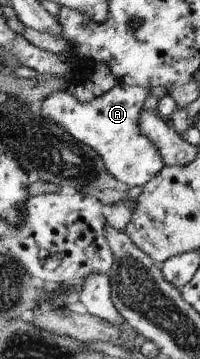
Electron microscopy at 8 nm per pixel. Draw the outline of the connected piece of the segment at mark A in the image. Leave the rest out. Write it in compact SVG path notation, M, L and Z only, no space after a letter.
M118 82L107 92L97 93L97 96L91 101L79 102L72 94L63 91L53 91L47 99L44 99L38 106L36 106L36 112L40 114L40 117L59 125L63 131L66 131L67 136L71 140L84 143L94 150L105 160L106 169L113 175L115 179L125 183L131 187L139 187L144 185L148 181L151 181L153 177L157 176L159 172L165 167L165 162L162 159L160 150L156 143L152 140L149 141L143 131L140 128L140 122L142 121L141 107L145 103L145 99L150 95L150 88L143 86L130 86Z

